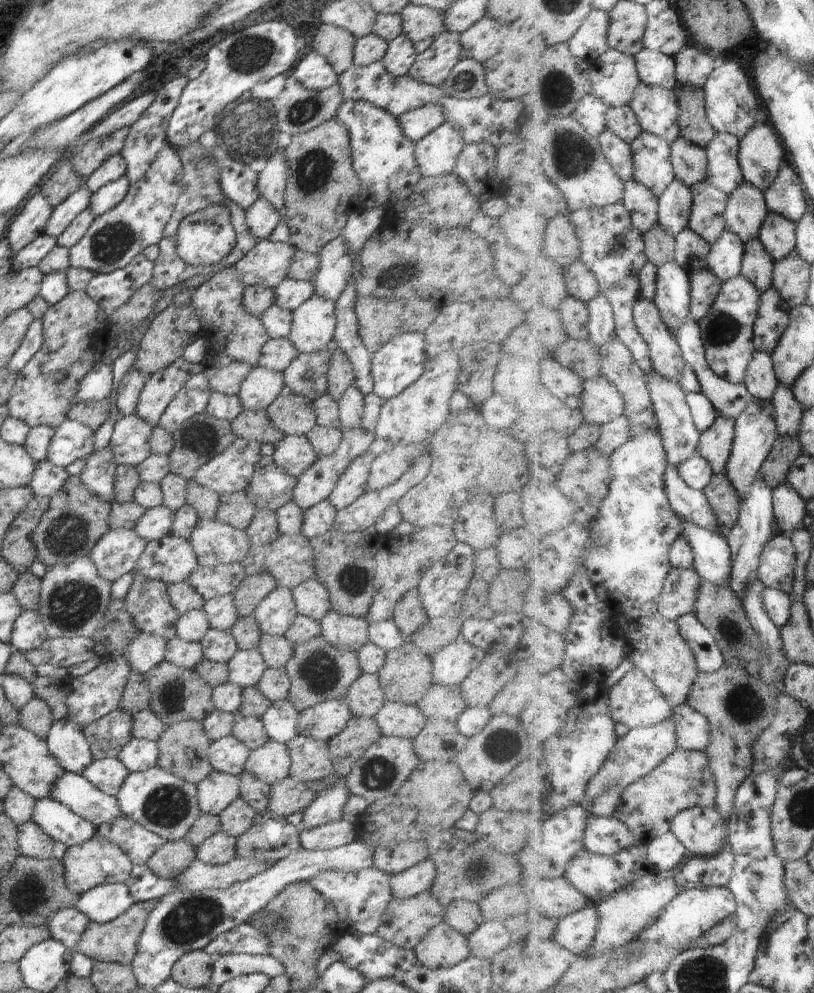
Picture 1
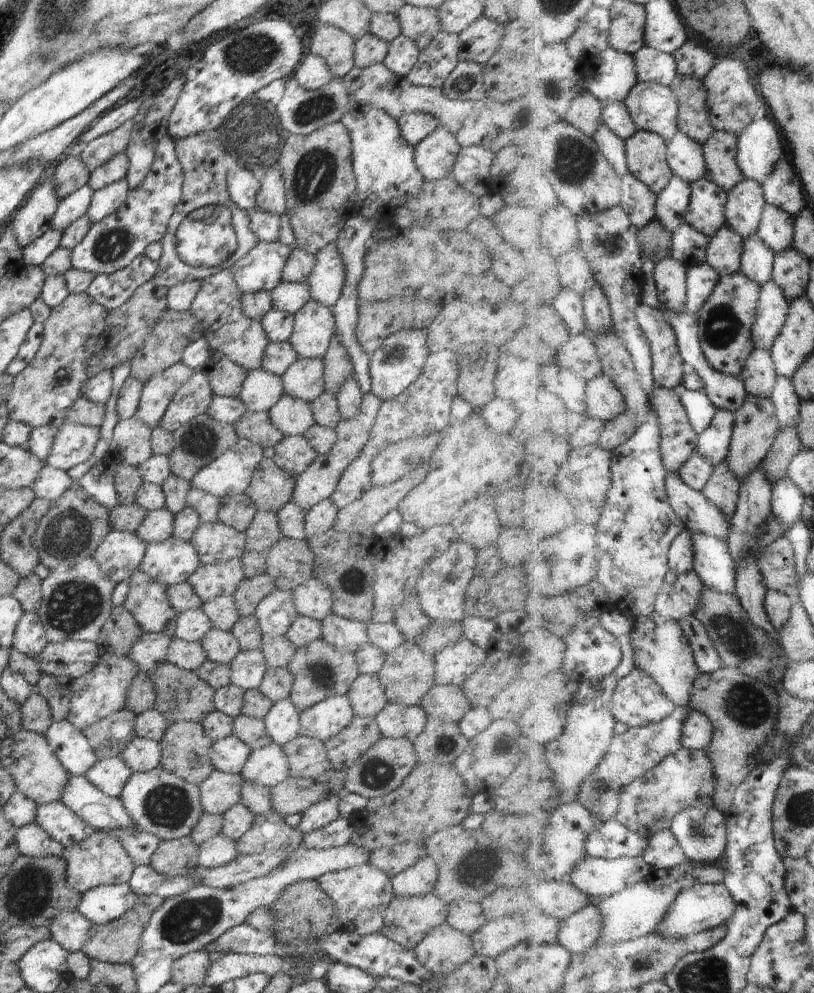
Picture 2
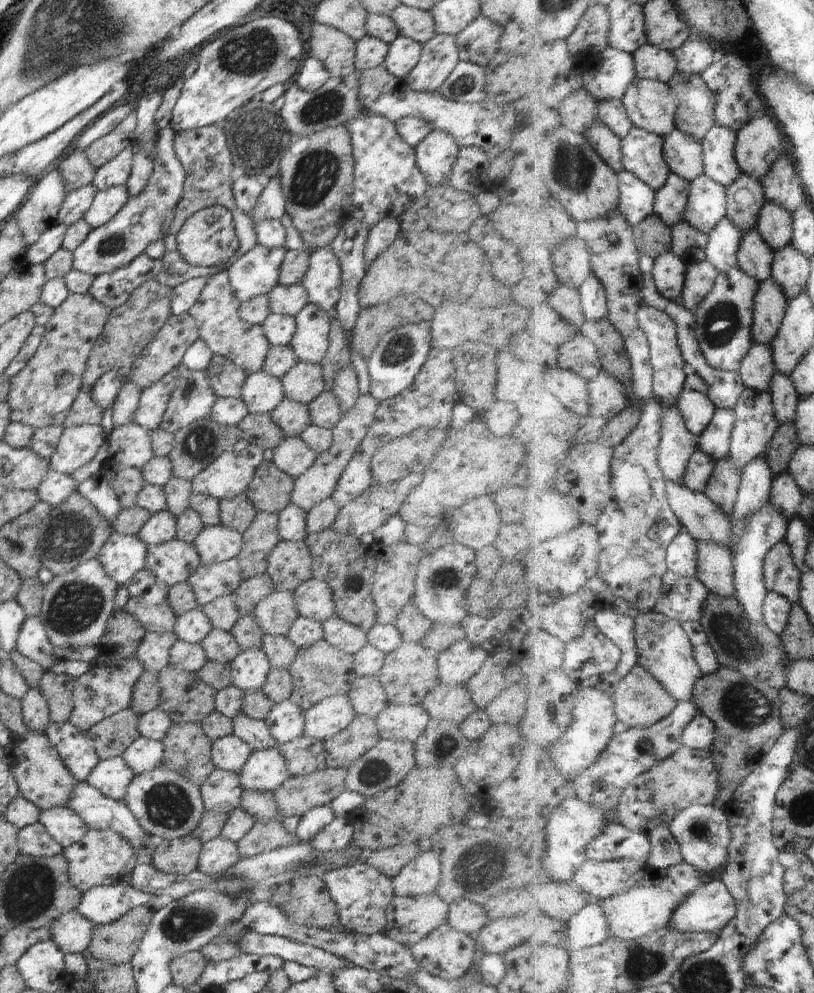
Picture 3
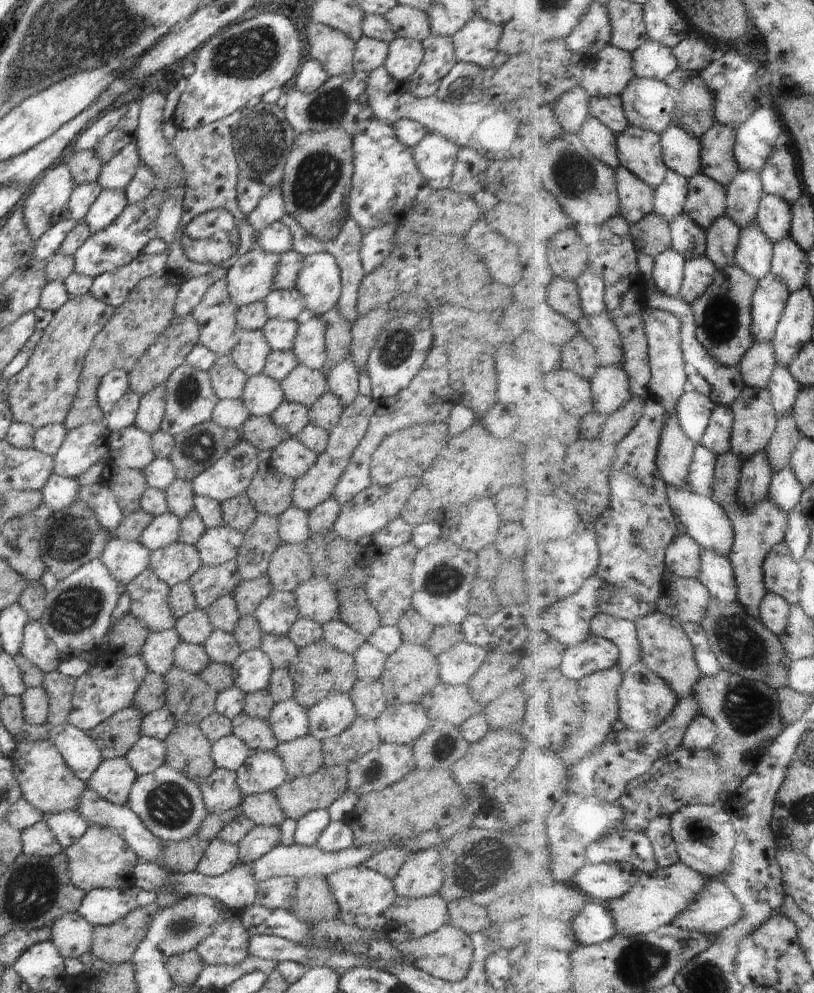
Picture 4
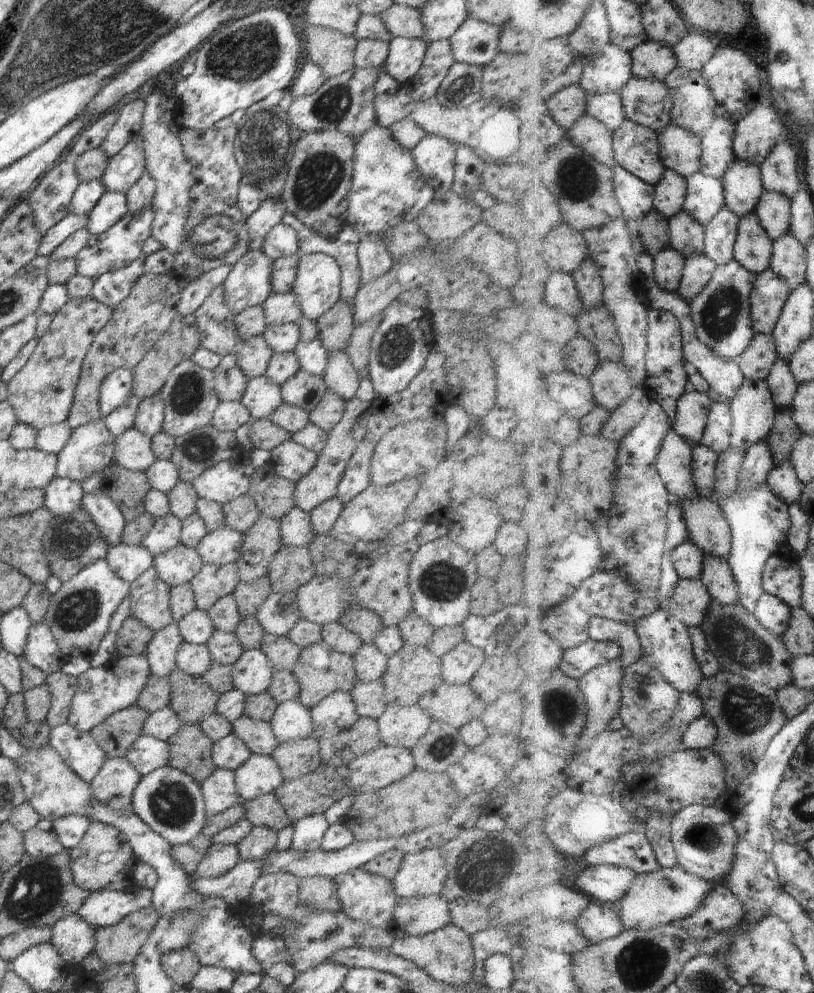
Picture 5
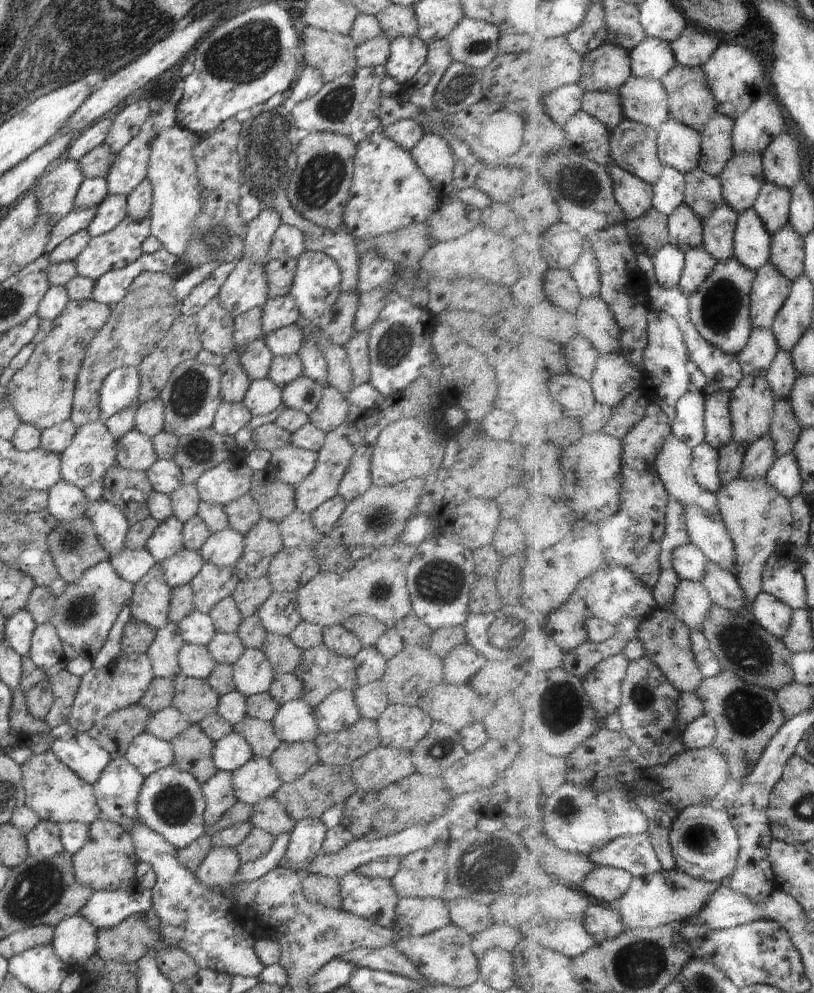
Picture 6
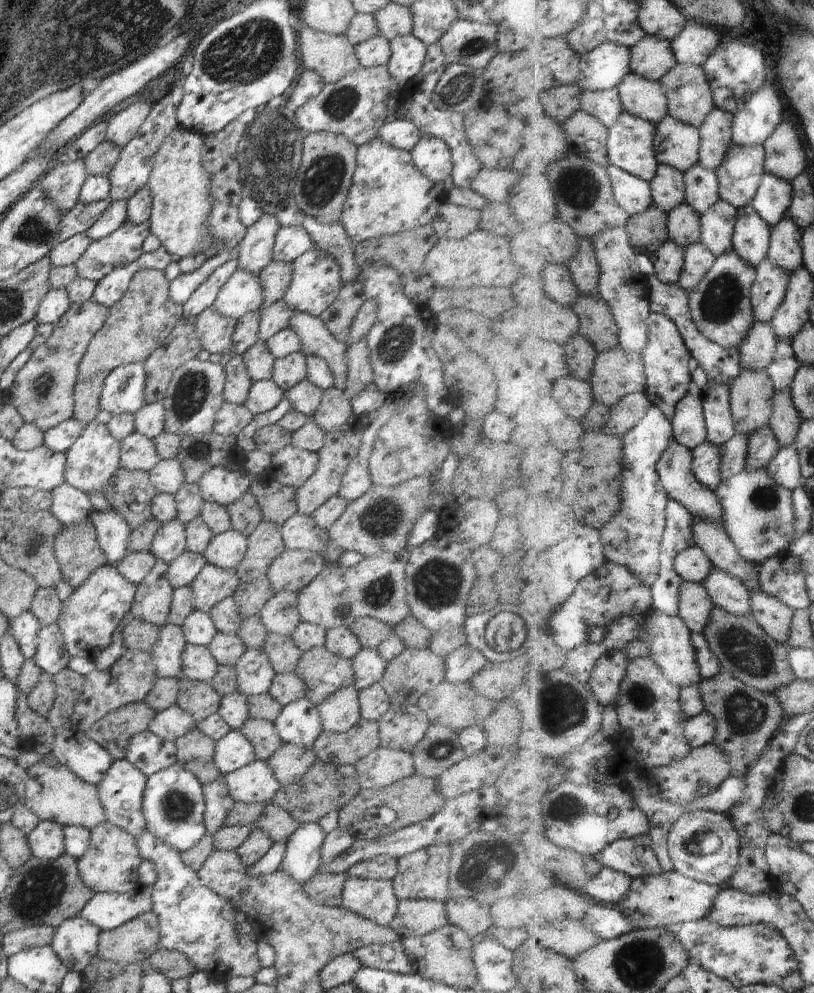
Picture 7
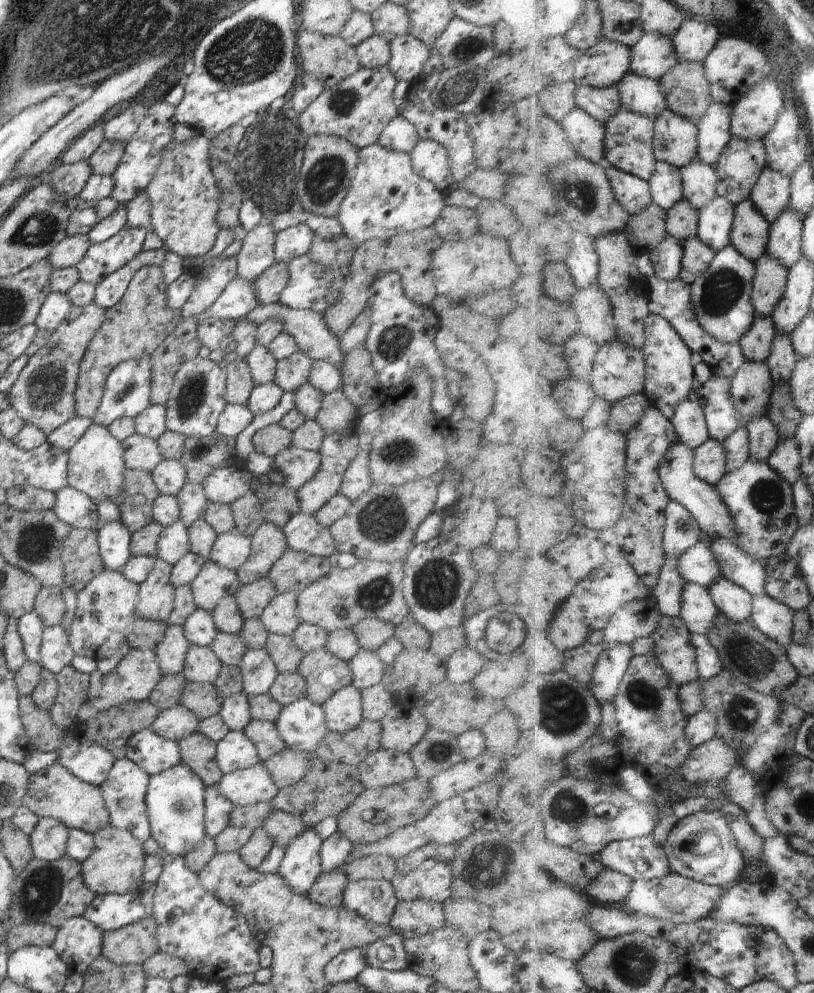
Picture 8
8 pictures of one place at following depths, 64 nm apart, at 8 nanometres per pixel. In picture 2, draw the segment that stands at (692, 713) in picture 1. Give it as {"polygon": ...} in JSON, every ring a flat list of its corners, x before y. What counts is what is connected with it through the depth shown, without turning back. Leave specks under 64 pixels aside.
{"polygon":[[688,708,688,718,684,724,684,736,682,742,686,748,707,749,714,738,715,724,711,717,699,710]]}

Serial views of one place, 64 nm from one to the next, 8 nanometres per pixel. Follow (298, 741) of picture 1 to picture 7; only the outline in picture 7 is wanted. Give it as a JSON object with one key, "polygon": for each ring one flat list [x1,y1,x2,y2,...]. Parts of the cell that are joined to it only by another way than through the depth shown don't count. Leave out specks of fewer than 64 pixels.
{"polygon":[[283,744,276,753,267,760,276,780,281,786,288,786,300,781,306,774,308,768,316,761,313,748,294,746,294,744]]}

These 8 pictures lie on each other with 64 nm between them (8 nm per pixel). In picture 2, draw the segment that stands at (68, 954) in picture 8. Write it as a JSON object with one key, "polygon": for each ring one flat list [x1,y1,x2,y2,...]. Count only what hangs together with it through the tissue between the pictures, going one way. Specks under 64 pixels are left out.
{"polygon":[[77,908,73,911,59,911,48,921,51,938,69,953,82,950,88,931,93,923,90,922]]}

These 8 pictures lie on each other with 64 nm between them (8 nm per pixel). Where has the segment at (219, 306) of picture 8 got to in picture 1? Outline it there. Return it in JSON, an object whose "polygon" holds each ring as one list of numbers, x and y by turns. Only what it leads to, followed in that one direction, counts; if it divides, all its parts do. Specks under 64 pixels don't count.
{"polygon":[[259,240,233,268,245,288,264,284,274,290,285,280,296,250,290,244]]}

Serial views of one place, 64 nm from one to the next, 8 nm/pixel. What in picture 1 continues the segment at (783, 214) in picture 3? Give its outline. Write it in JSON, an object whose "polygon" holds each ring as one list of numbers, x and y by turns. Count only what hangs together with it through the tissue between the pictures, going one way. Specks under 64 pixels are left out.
{"polygon":[[780,218,778,224,763,228,761,239,776,261,787,258,796,250,796,224,792,220]]}

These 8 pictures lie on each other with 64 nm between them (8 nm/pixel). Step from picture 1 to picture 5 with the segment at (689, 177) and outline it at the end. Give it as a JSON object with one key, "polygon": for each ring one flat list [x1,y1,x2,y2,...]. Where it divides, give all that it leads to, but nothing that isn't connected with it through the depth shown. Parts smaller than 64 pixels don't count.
{"polygon":[[668,126,662,134,662,156,668,168,688,178,702,168,702,138,686,128]]}

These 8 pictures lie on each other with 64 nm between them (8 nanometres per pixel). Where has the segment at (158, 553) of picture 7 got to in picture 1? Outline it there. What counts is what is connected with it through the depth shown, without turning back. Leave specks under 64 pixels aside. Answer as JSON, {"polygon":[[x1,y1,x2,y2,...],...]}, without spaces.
{"polygon":[[158,506,147,510,133,532,146,542,156,542,171,534,172,522,173,513,166,506]]}

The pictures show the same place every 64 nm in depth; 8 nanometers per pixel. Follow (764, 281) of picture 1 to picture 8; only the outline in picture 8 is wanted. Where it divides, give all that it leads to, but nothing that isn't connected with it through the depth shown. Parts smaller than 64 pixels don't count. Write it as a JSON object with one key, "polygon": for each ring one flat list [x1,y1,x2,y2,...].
{"polygon":[[748,200,748,204,738,206,732,244,743,256,756,263,769,252,771,231,771,221,758,210,758,206,752,200]]}

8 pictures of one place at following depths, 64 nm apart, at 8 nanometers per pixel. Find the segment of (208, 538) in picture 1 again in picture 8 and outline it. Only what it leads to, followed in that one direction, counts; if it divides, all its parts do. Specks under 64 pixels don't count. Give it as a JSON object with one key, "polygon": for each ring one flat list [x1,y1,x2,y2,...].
{"polygon":[[236,530,220,534,212,546,209,560,237,572,252,554,251,544,251,538,243,536]]}

